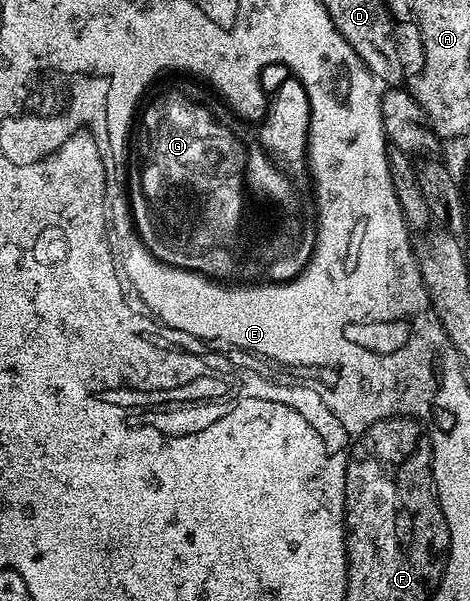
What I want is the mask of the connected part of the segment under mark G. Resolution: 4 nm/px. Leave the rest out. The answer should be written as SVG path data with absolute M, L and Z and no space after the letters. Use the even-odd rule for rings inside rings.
M162 65L158 73L150 73L150 81L146 81L146 85L138 89L138 97L134 97L134 105L130 105L130 118L126 121L126 138L124 138L122 149L122 174L118 178L122 181L122 197L126 200L126 217L130 217L130 233L134 233L134 241L138 241L142 249L146 249L146 257L150 257L154 265L162 265L162 269L170 269L170 273L186 273L186 277L194 277L194 281L202 279L202 285L210 285L210 289L218 289L218 293L258 293L258 289L286 289L286 281L298 285L298 281L302 281L302 277L310 273L310 265L314 265L314 257L318 257L318 245L322 245L322 212L318 210L318 199L314 195L314 177L310 173L314 170L314 160L312 160L314 158L314 152L312 152L314 121L312 121L312 135L306 131L306 145L302 145L302 173L290 173L290 169L282 169L282 165L278 165L278 157L270 153L270 147L266 145L266 137L262 137L262 133L266 133L266 117L261 117L259 121L249 121L239 117L234 112L234 101L230 101L230 97L226 97L226 93L222 93L222 89L218 89L218 85L214 85L214 80L206 77L206 73L198 73L198 69L186 69L186 65Z

